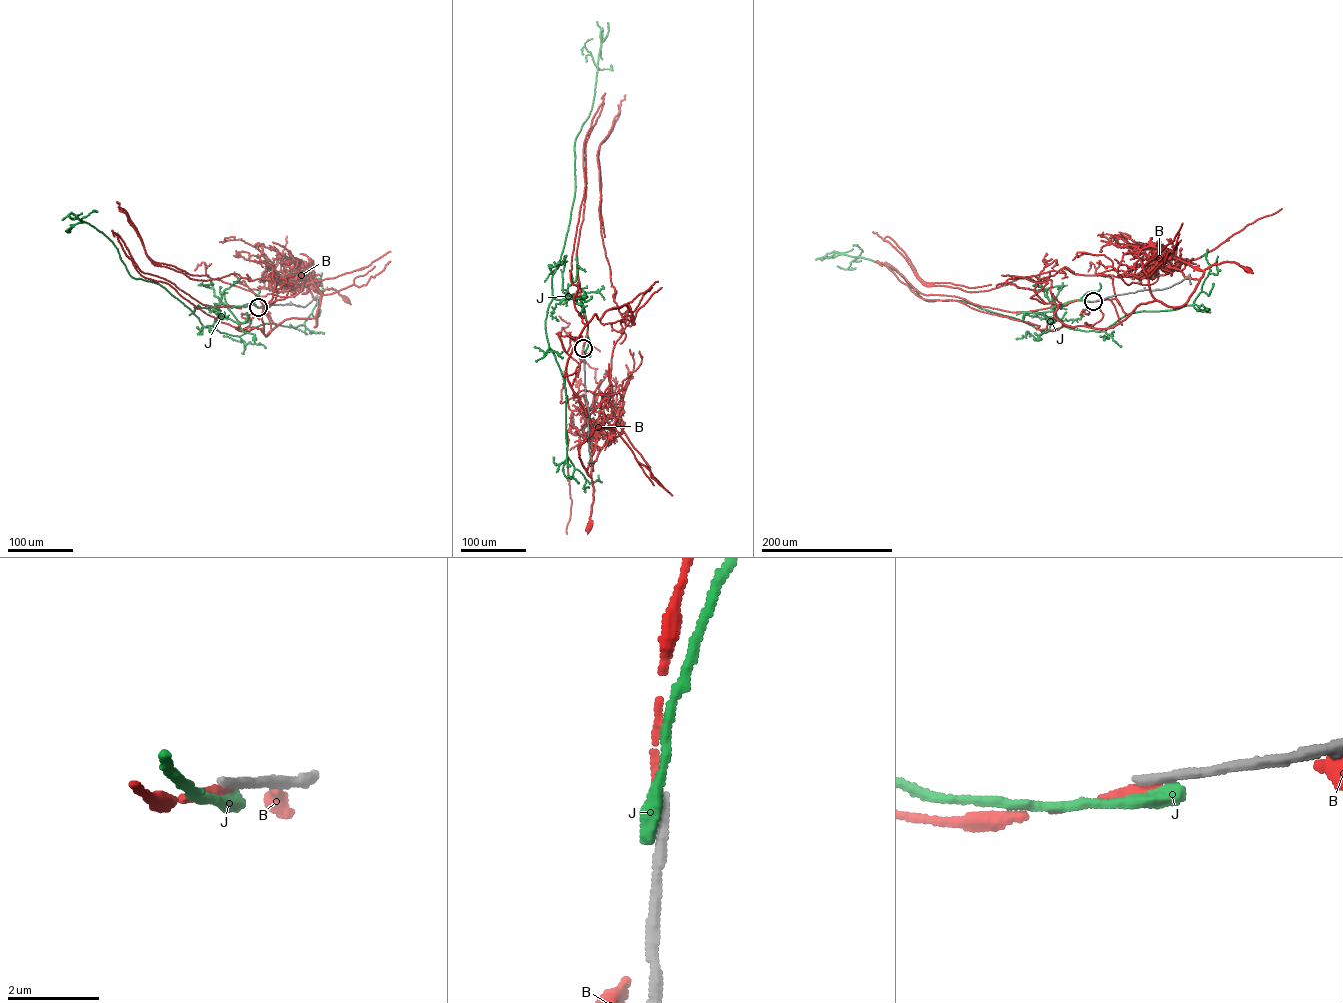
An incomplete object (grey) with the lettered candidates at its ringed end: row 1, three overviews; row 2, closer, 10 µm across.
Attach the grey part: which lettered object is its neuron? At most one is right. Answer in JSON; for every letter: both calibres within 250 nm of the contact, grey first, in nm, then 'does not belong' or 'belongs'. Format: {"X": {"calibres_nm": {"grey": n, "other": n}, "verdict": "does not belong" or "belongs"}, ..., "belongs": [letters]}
{"B": {"calibres_nm": {"grey": 240, "other": 180}, "verdict": "does not belong"}, "J": {"calibres_nm": {"grey": 280, "other": 400}, "verdict": "does not belong"}, "belongs": []}

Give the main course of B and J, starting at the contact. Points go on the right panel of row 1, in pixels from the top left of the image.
B: (1093, 301), (1009, 312), (922, 294), (885, 262), (921, 298), (1052, 331), (1182, 306), (1213, 265), (1247, 270)
J: (1093, 301), (1077, 300), (1052, 308), (1052, 305), (1057, 317), (1039, 338)

